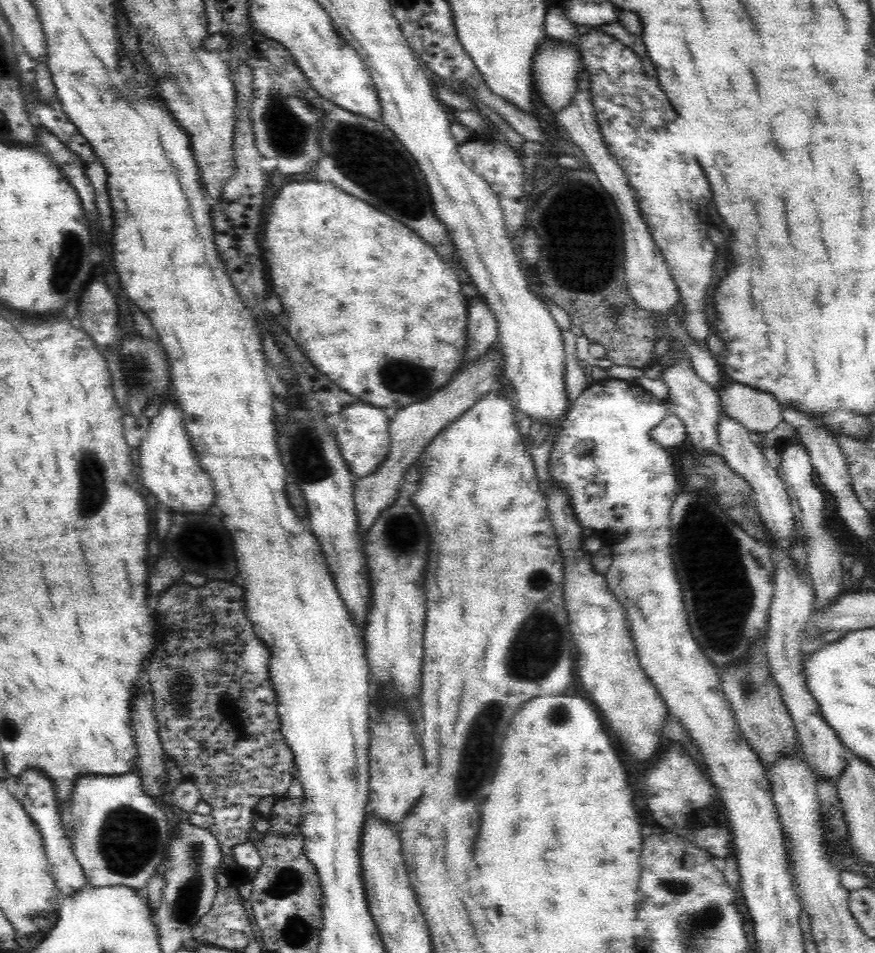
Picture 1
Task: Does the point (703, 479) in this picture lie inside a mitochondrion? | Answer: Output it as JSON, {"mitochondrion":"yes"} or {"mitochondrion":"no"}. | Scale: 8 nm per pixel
{"mitochondrion":"yes"}

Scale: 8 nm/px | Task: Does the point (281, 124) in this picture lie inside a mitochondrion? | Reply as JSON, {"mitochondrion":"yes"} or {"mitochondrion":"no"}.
{"mitochondrion":"yes"}

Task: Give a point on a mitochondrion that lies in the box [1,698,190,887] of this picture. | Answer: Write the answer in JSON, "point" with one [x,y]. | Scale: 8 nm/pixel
{"point":[127,839]}

